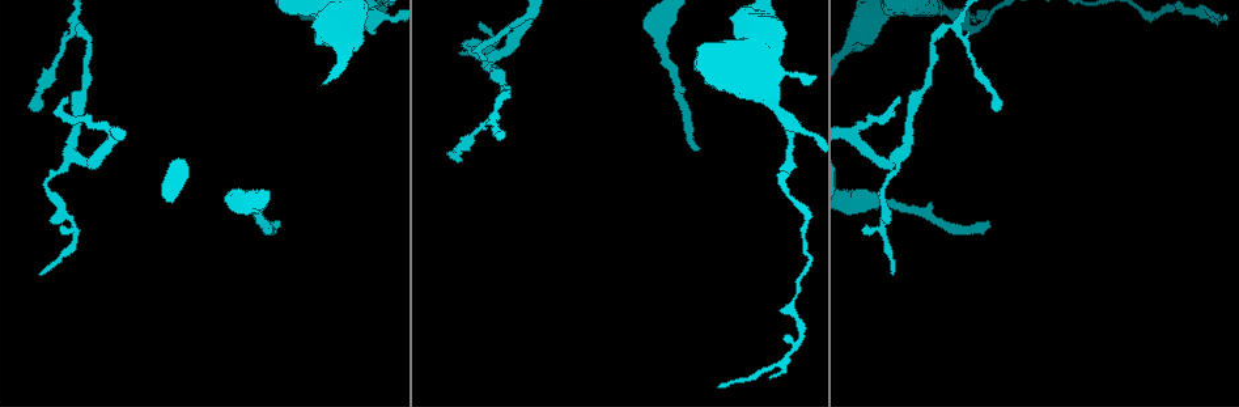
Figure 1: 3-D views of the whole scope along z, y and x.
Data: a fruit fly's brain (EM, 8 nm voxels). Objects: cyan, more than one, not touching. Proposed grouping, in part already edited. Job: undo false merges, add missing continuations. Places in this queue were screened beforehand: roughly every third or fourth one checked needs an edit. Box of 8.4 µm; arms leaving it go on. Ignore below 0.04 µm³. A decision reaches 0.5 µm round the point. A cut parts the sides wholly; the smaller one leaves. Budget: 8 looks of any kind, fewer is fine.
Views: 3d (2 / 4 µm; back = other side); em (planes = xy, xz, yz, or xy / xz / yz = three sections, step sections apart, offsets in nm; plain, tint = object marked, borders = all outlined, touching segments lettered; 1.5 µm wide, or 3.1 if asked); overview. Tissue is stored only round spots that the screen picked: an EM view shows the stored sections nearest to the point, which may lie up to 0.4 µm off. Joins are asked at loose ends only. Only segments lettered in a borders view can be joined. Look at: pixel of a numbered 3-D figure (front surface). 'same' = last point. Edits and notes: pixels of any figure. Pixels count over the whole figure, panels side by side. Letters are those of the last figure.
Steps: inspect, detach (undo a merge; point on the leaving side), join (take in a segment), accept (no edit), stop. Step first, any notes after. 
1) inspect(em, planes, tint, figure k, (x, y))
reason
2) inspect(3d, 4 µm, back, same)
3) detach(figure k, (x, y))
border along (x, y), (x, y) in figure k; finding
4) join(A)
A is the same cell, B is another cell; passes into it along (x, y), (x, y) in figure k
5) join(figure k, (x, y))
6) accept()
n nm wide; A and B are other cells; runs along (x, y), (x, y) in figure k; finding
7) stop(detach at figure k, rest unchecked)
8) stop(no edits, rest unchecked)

inspect(3d, 2 µm, figure 1, (661, 48))
calibre changes

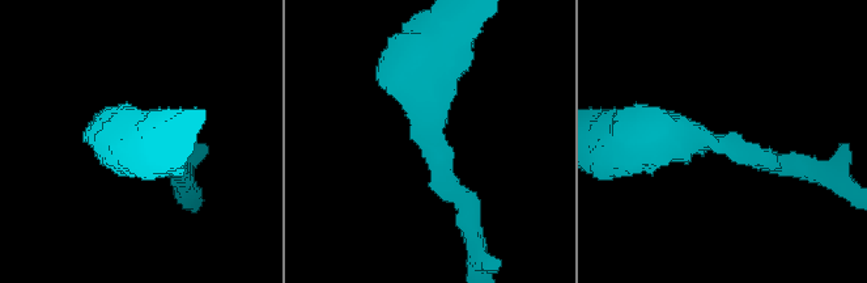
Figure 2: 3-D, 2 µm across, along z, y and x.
inspect(em, planes, plain, figure 2, (434, 139))

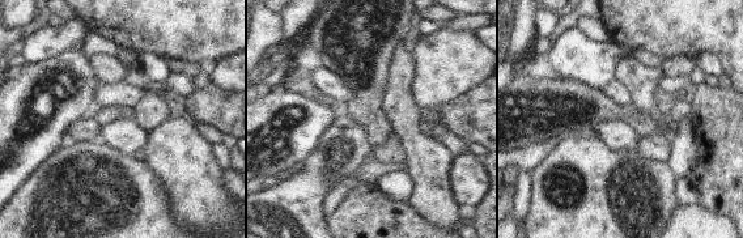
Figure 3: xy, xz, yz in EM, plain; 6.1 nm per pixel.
inspect(em, planes, borders, same)

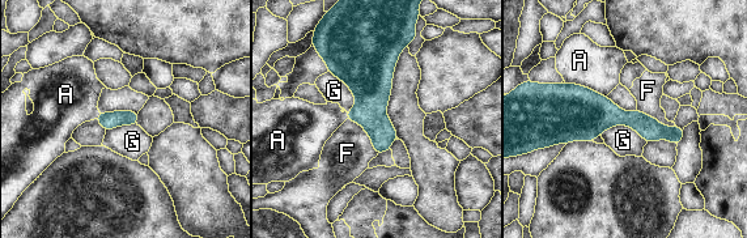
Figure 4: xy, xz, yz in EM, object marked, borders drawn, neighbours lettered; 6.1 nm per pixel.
accept()
A, F and G are other cells; border along (329, 71), (353, 96), (347, 113) in figure 4; continuous, no second neuron

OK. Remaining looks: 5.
inspect(em, planes, borders, figure 1, (277, 220))
long arm stops here

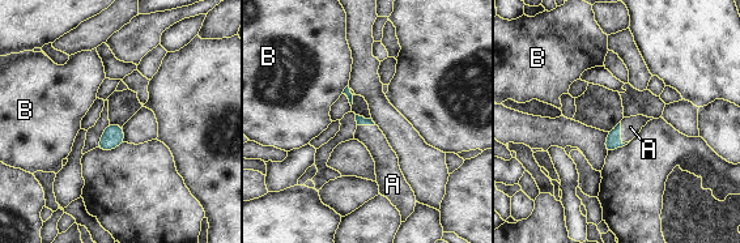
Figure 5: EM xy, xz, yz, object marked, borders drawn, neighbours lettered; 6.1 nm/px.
join(A)
A touches over 140 nm; A is the same cell, B is another cell; it goes on there

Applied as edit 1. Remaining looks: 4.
inspect(3d, 2 µm, figure 1, (967, 16))
sharp bend

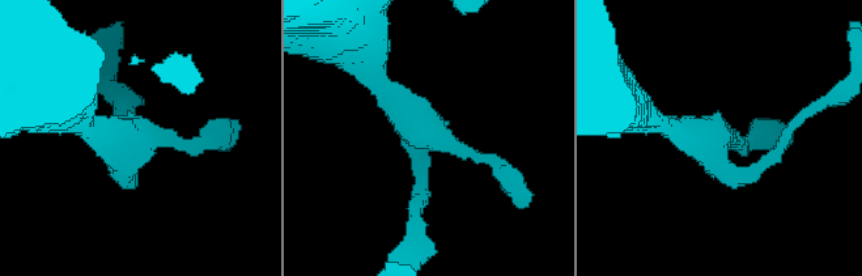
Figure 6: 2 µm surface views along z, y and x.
inspect(em, xy, step 8, tint, figure 6, (714, 146))
3 arms

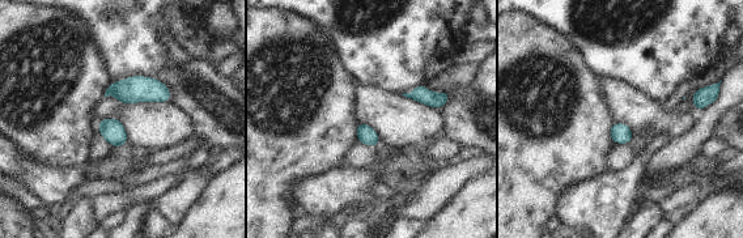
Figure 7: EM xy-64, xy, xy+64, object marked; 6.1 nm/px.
inspect(em, planes, borders, same)
cut it another way

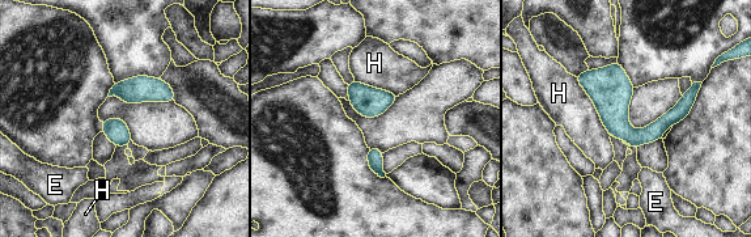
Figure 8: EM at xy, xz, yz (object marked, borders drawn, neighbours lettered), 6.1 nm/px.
accept()
160 nm wide; H touches over 420 nm; E and H are other cells; all the same neuron

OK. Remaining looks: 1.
stop(join at figure 5, rest unchecked)

